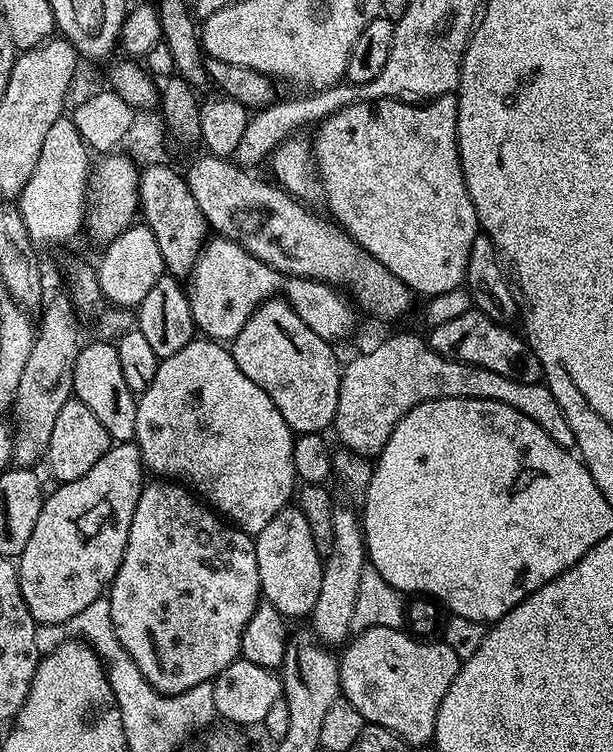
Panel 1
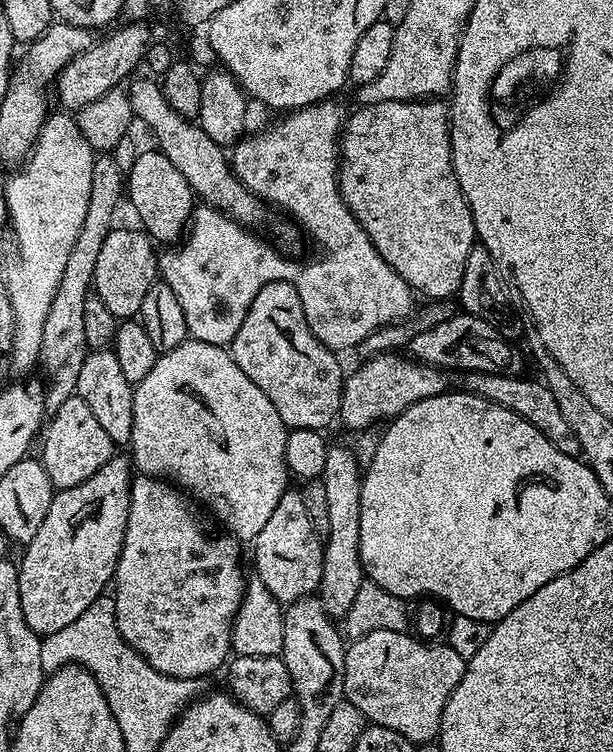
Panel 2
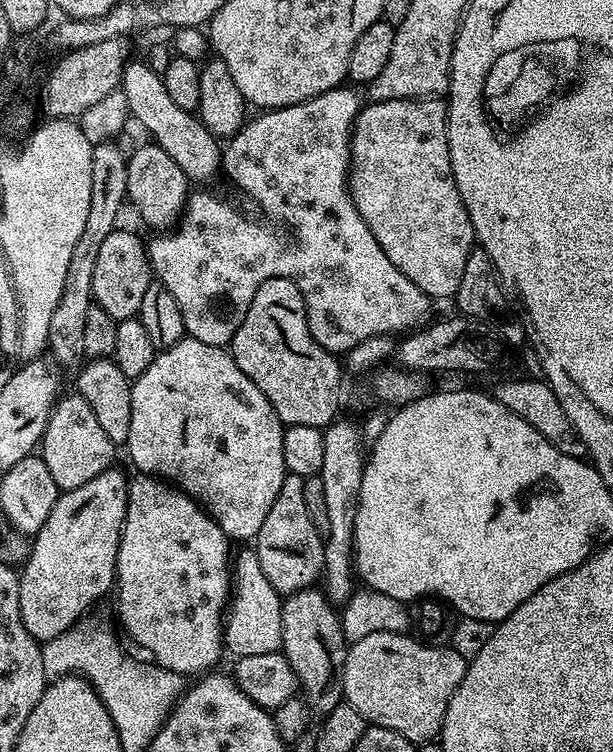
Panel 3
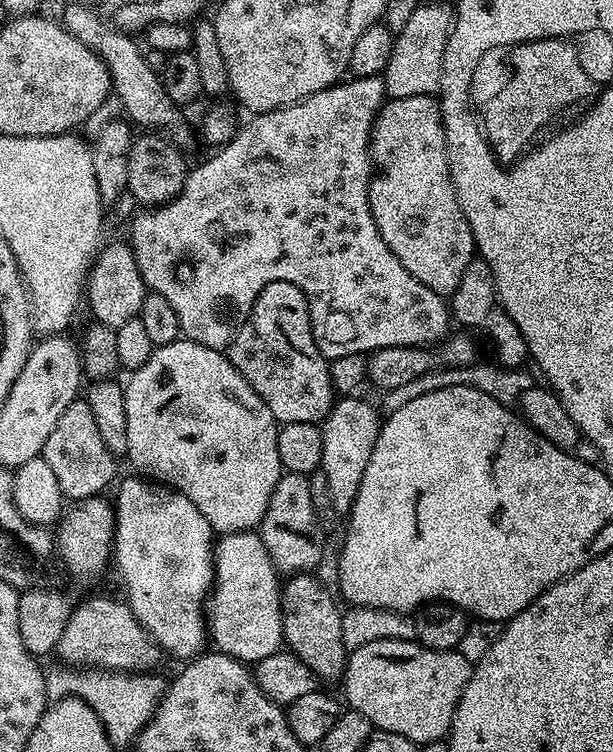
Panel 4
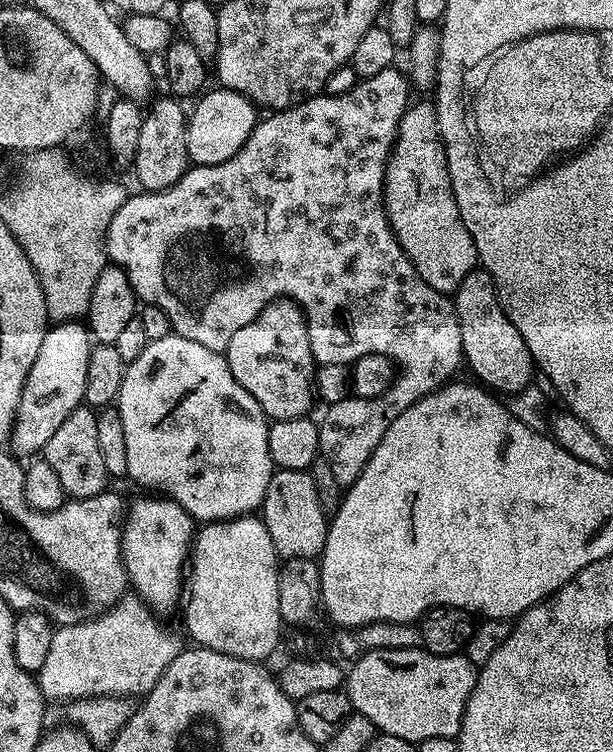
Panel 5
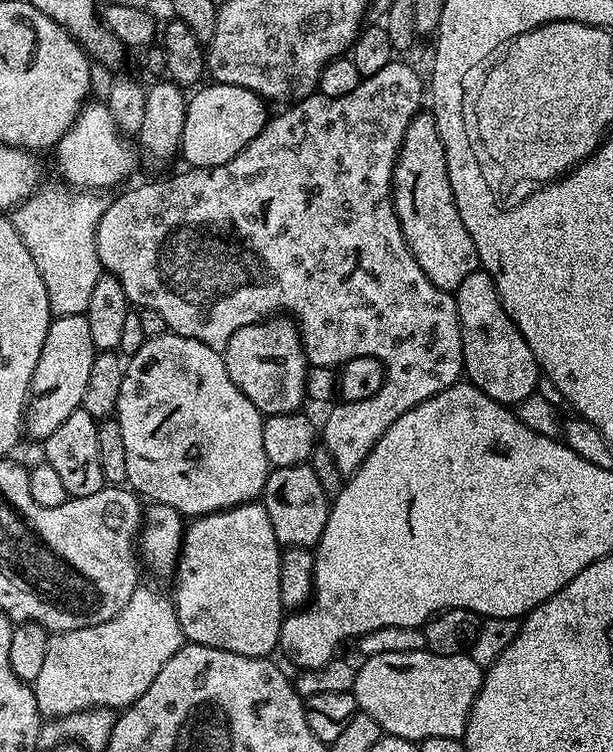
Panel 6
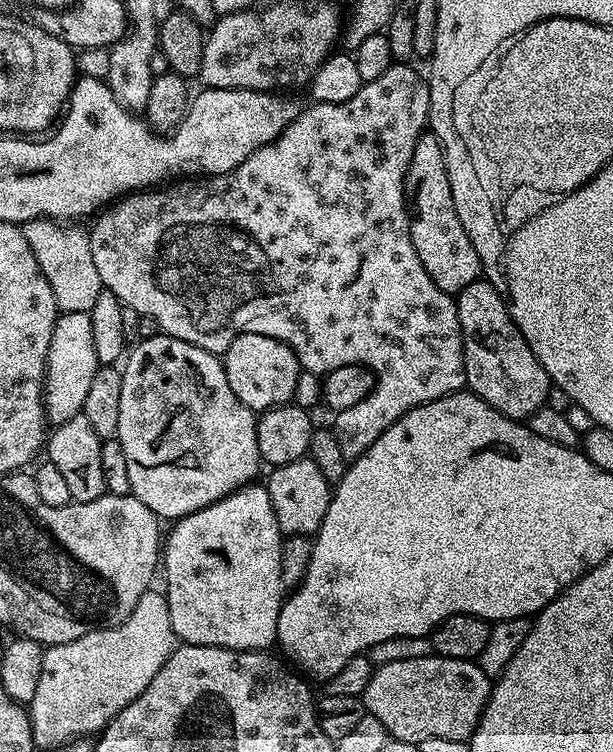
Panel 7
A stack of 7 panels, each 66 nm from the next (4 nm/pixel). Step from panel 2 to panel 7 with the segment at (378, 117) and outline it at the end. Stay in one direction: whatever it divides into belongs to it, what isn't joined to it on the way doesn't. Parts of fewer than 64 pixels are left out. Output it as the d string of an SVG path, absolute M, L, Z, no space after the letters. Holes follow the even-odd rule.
M425 134L414 146L414 158L410 158L408 173L404 179L404 197L408 199L410 238L426 274L446 293L455 294L466 290L470 282L481 279L482 269L478 250L466 234L458 214L454 210L454 198L450 194L450 178L444 161L444 148L438 137Z

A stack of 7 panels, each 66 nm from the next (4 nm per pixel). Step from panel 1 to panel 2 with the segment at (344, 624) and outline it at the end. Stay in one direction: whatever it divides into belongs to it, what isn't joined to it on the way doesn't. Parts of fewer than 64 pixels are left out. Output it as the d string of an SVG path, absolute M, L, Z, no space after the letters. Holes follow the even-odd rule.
M333 443L326 454L326 470L322 470L319 480L326 486L326 502L330 513L330 534L323 541L324 561L318 598L324 612L333 618L342 618L354 603L358 590L366 583L364 568L360 565L360 482L362 470L347 443Z

